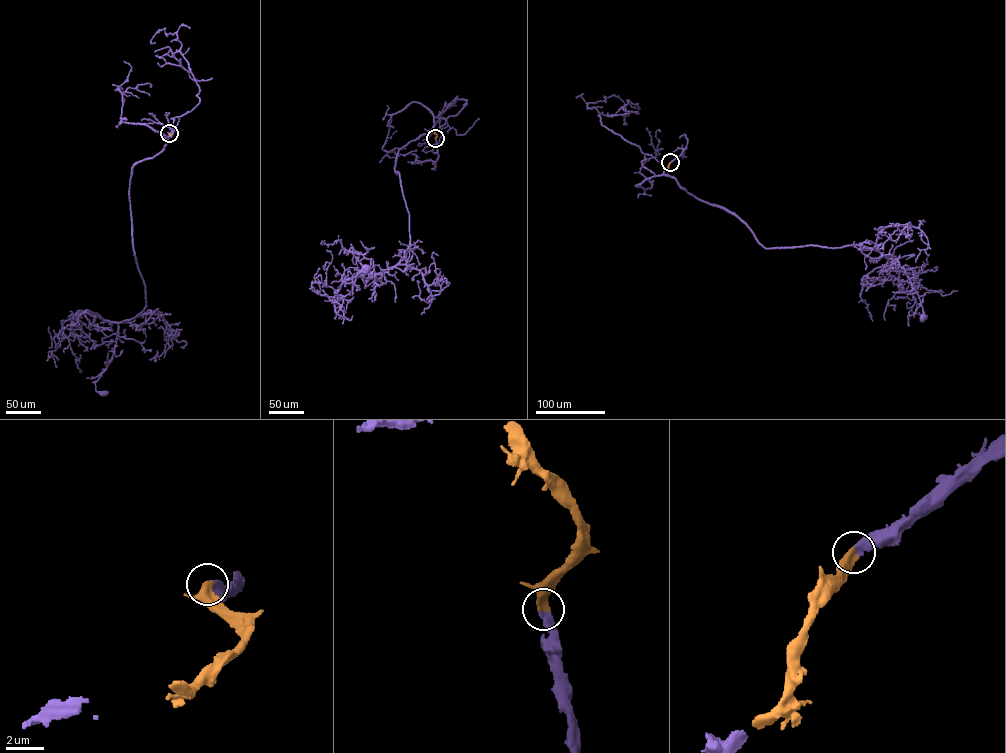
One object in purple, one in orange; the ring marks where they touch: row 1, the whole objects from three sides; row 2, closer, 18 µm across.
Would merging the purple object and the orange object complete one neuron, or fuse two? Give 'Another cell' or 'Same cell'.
Same cell

